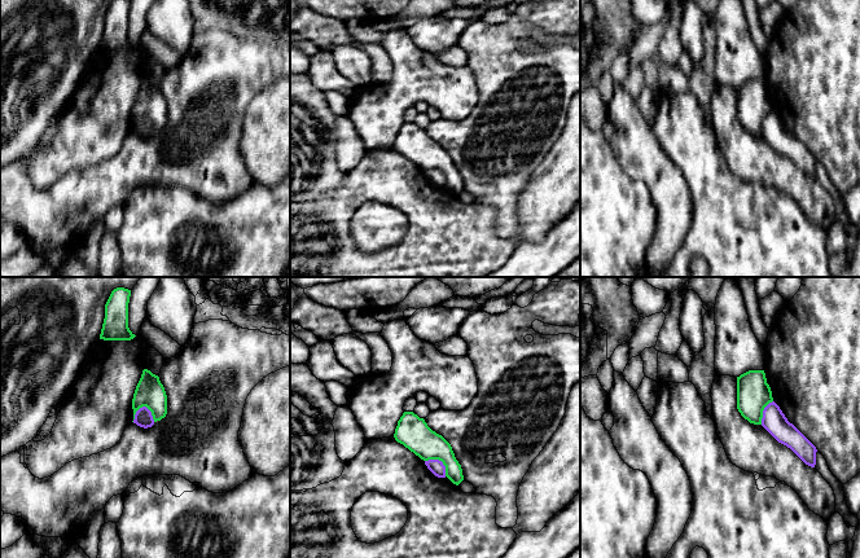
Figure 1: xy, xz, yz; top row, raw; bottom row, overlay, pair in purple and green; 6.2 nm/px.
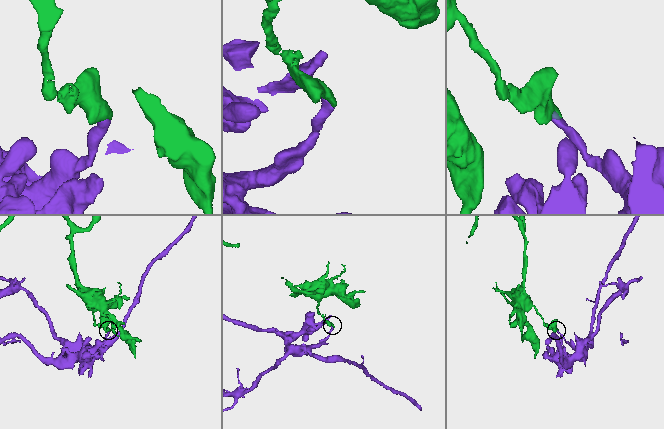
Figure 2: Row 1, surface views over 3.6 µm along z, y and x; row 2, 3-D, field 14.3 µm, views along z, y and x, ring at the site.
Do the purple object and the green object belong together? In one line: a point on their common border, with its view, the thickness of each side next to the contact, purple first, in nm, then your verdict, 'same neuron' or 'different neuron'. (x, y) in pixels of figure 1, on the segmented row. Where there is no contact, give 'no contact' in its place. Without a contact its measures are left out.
meets purple in xy at (143, 407); 110 nm thick on the purple side, 180 nm on the other; different neuron

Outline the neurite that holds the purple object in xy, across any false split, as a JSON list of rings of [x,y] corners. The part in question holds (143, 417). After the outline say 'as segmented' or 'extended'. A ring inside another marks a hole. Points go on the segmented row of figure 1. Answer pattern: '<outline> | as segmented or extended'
[[[146,407],[140,408],[135,414],[133,423],[144,429],[152,427],[154,425],[152,412]]] | as segmented

